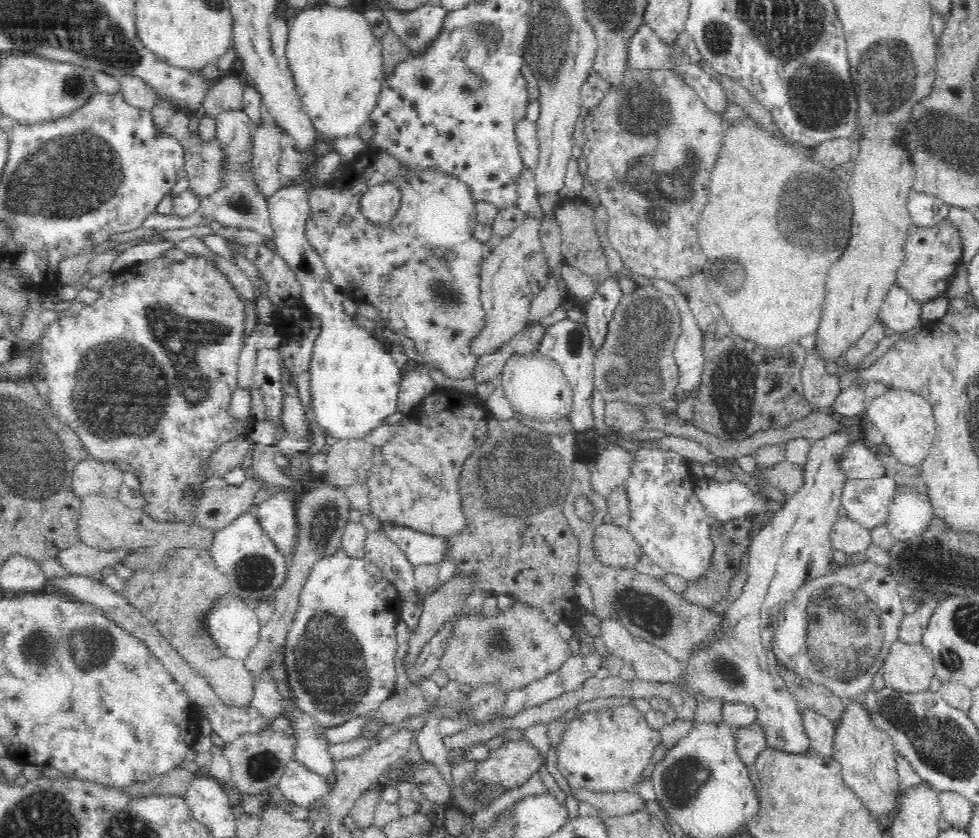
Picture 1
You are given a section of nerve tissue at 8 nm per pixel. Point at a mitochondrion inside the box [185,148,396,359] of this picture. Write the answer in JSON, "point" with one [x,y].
{"point":[239,201]}

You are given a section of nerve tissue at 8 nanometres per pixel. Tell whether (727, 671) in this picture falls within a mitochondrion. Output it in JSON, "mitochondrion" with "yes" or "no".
{"mitochondrion":"yes"}

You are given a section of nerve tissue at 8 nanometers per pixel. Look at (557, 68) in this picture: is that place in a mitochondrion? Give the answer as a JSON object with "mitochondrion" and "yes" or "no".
{"mitochondrion":"yes"}

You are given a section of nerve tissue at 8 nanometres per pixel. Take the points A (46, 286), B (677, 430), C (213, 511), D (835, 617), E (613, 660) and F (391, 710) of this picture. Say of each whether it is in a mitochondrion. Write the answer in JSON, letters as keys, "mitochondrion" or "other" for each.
{"A":"other","B":"other","C":"mitochondrion","D":"mitochondrion","E":"other","F":"other"}

